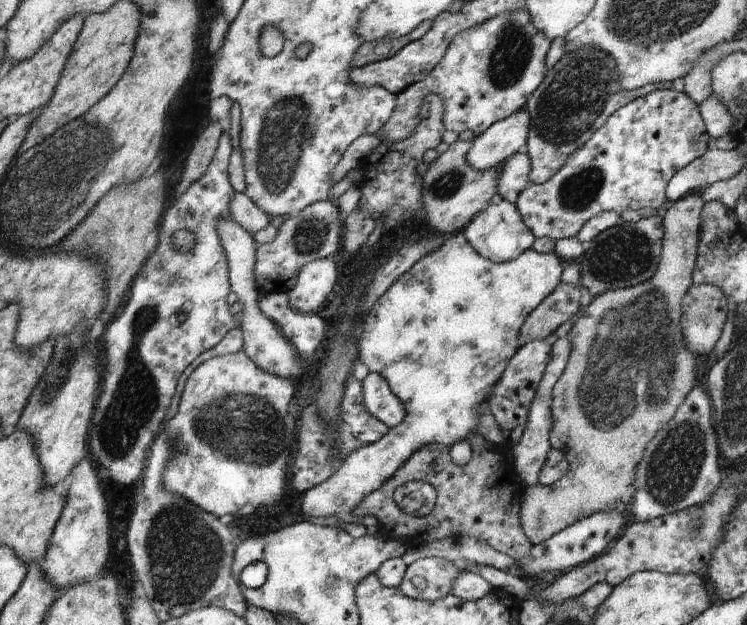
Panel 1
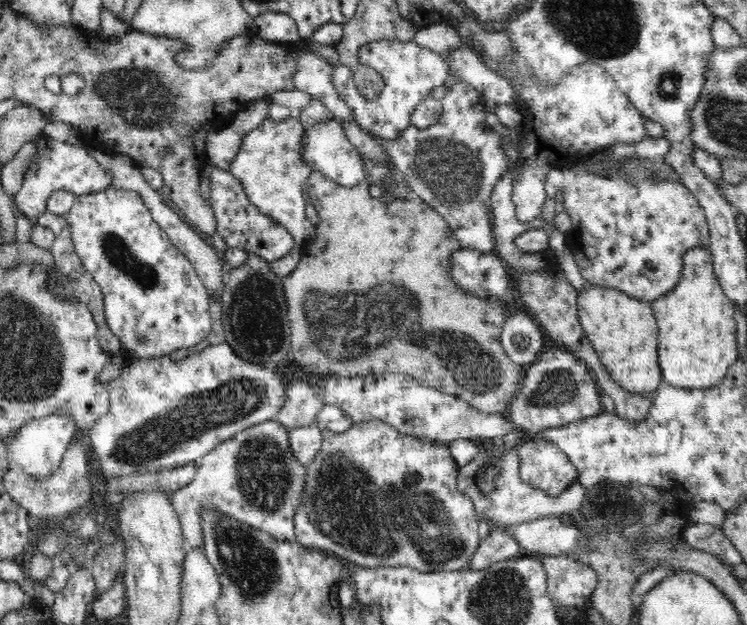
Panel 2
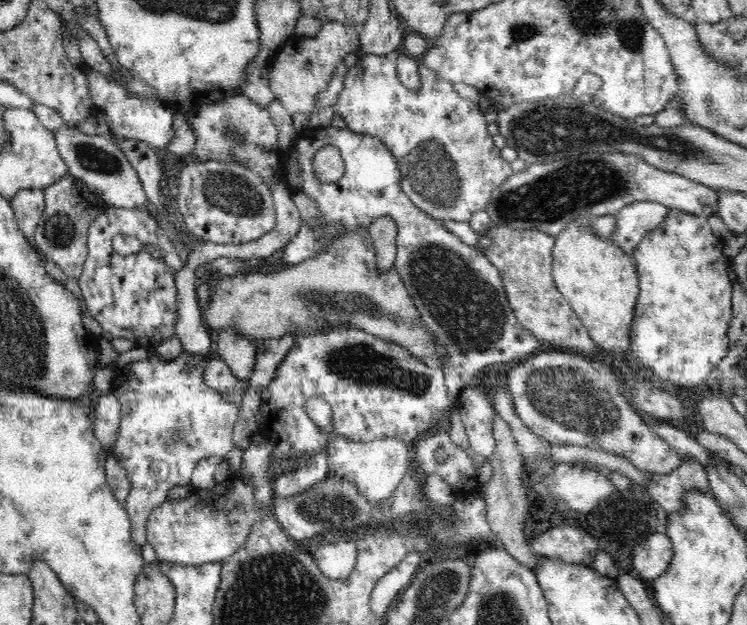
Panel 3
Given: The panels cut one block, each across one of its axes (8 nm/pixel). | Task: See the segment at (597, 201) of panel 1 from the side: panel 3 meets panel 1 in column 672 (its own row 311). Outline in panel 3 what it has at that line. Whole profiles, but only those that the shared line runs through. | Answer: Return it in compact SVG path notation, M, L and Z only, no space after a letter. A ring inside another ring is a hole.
M107 206L104 212L94 220L87 237L87 257L83 264L82 274L78 278L82 290L85 306L90 314L97 320L105 332L113 337L126 338L132 341L134 348L144 348L152 355L155 350L170 337L174 337L174 327L177 321L176 283L174 272L184 268L184 262L176 253L174 245L163 230L159 230L154 214L140 212L138 209L118 208ZM117 234L132 236L140 240L143 246L158 246L163 252L161 258L156 259L152 254L144 251L132 253L127 256L119 255L112 249L112 239Z

